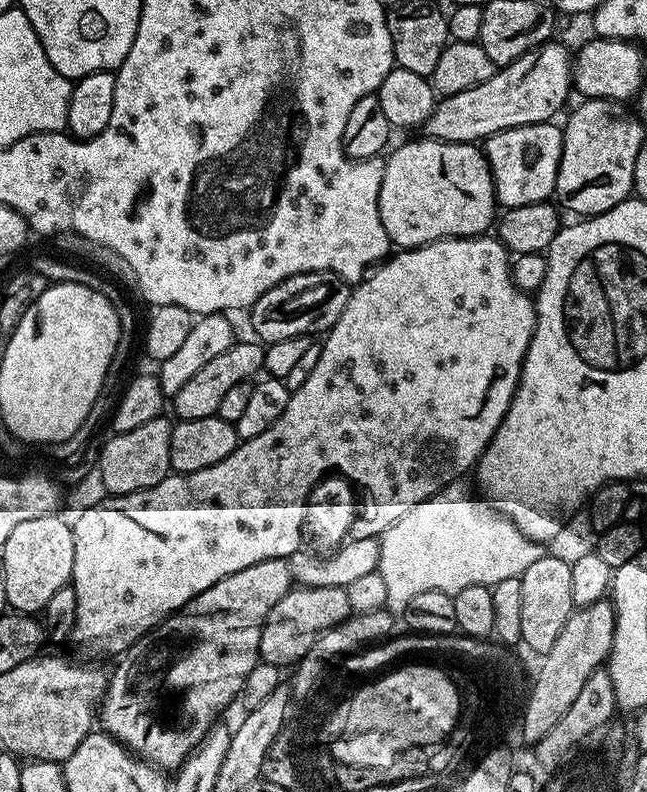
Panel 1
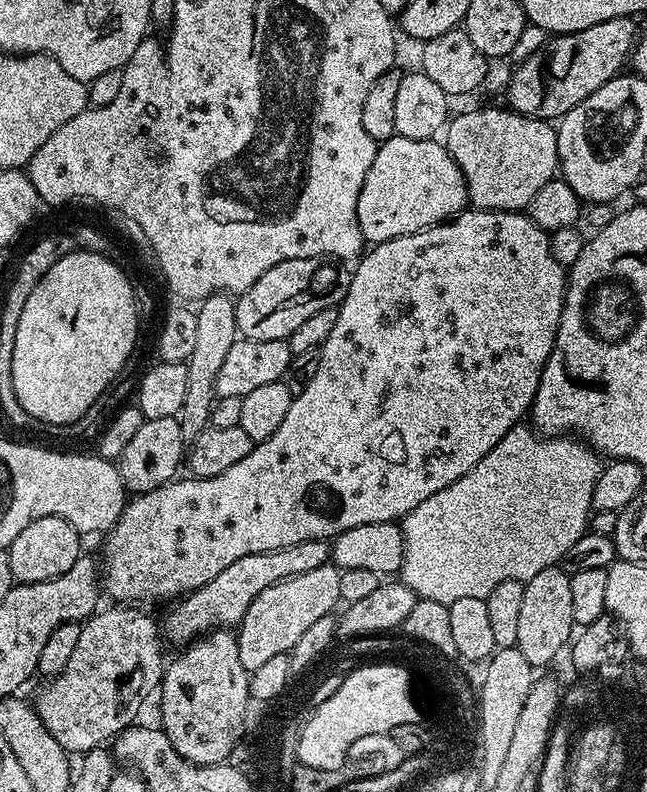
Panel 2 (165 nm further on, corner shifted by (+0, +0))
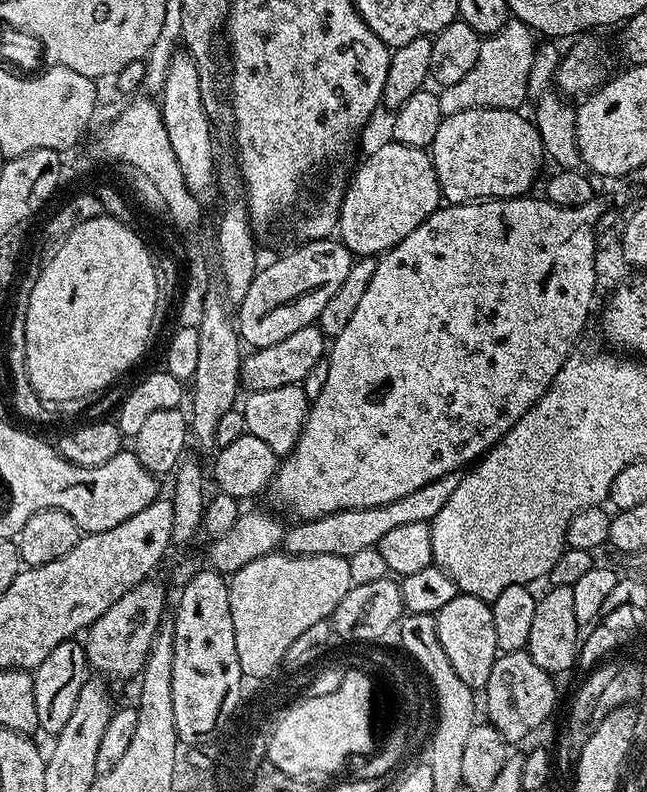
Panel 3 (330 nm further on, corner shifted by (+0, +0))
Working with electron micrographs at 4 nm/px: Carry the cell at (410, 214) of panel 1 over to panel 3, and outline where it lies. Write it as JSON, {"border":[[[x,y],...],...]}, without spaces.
{"border":[[[387,143],[374,149],[361,162],[352,181],[346,184],[344,199],[340,202],[338,239],[356,258],[376,258],[389,252],[402,238],[418,230],[442,204],[431,155],[422,148]]]}

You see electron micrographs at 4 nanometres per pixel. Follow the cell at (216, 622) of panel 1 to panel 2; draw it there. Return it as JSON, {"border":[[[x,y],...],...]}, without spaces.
{"border":[[[307,540],[294,546],[286,546],[282,550],[263,552],[262,554],[246,554],[246,558],[238,558],[231,566],[226,566],[218,578],[214,578],[206,586],[188,593],[179,601],[180,604],[168,616],[166,636],[176,646],[187,646],[197,638],[213,631],[224,630],[229,626],[239,625],[240,620],[250,610],[250,602],[262,594],[270,586],[282,582],[286,578],[294,578],[298,574],[306,574],[306,570],[314,570],[318,566],[329,563],[330,544],[327,540]]]}

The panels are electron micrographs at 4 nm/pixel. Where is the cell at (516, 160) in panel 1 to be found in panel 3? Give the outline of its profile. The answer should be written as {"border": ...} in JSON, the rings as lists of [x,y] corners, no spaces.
{"border":[[[476,108],[462,109],[460,113],[450,113],[445,115],[444,120],[438,126],[438,134],[434,134],[434,142],[430,149],[432,165],[438,174],[438,186],[440,195],[448,204],[474,204],[481,200],[511,200],[518,196],[531,193],[532,183],[536,180],[536,175],[540,172],[540,163],[546,160],[542,138],[536,129],[533,121],[526,115],[519,116],[520,112],[511,108]]]}

